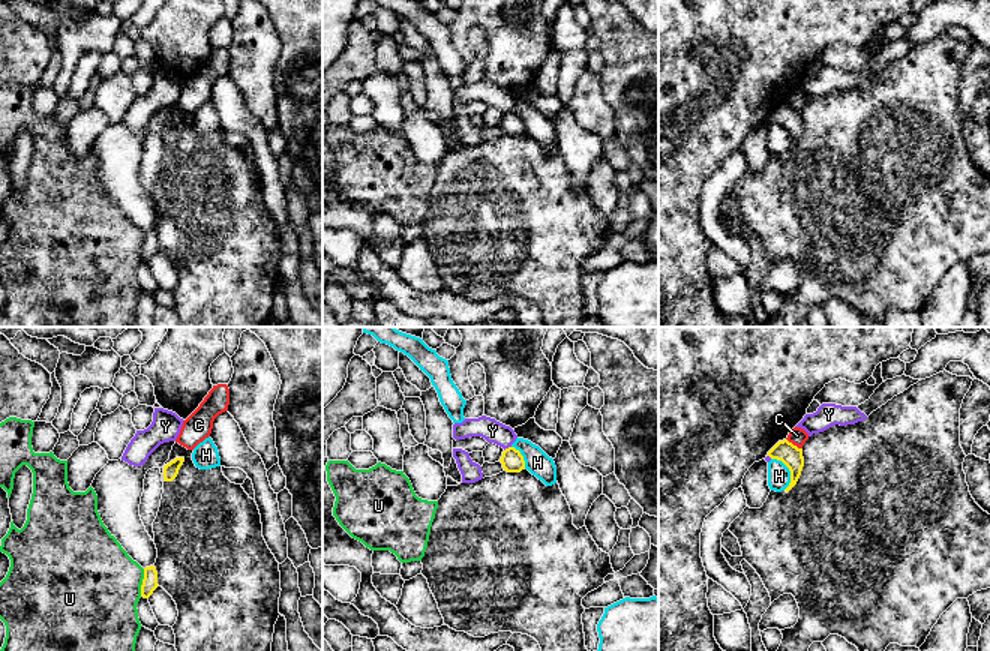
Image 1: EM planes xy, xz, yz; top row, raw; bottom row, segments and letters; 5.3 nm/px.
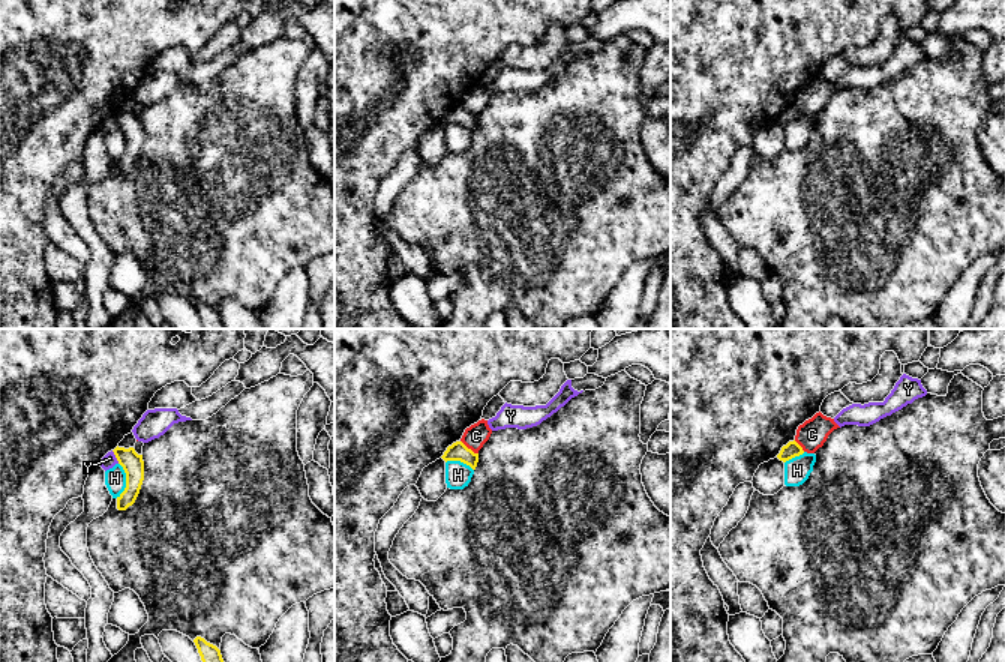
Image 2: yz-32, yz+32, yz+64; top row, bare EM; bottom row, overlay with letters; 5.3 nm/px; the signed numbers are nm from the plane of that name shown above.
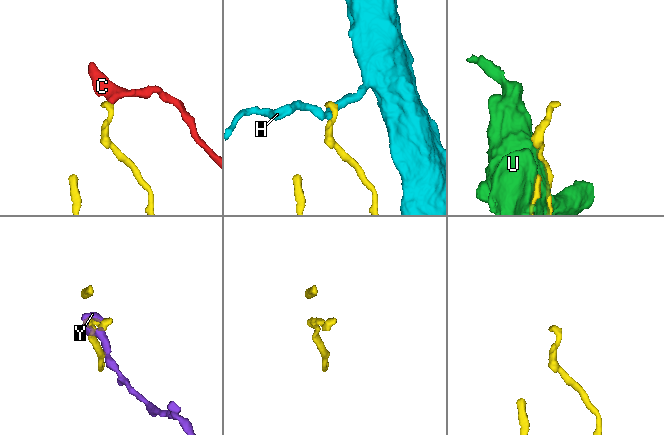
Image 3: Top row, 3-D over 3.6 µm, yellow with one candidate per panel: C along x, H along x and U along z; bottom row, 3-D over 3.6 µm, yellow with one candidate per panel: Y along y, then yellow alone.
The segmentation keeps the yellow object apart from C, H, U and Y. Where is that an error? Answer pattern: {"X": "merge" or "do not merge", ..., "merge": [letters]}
{"C": "do not merge", "H": "do not merge", "U": "do not merge", "Y": "do not merge", "merge": []}

